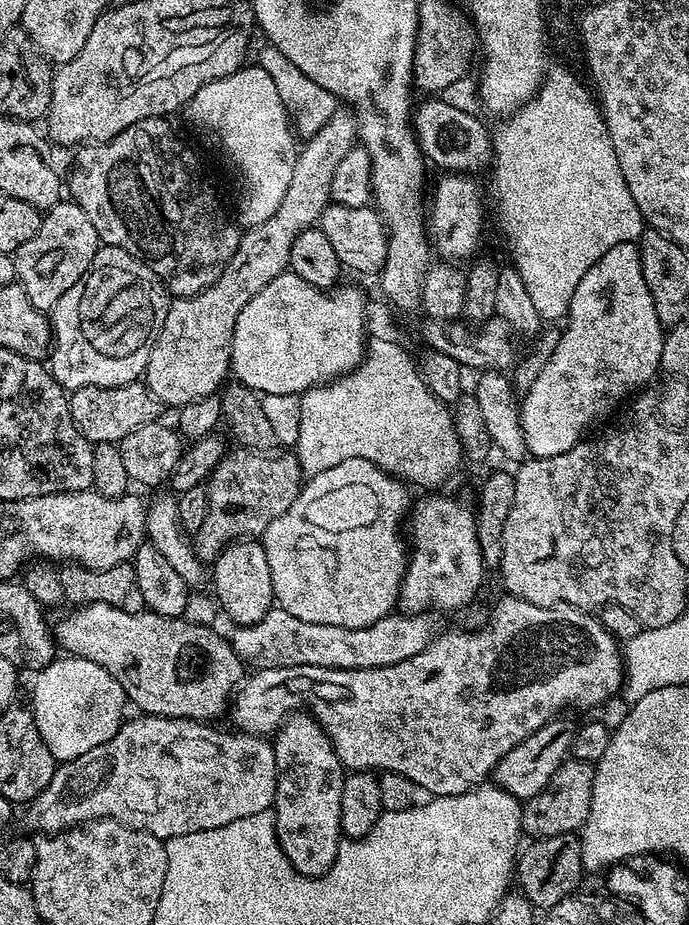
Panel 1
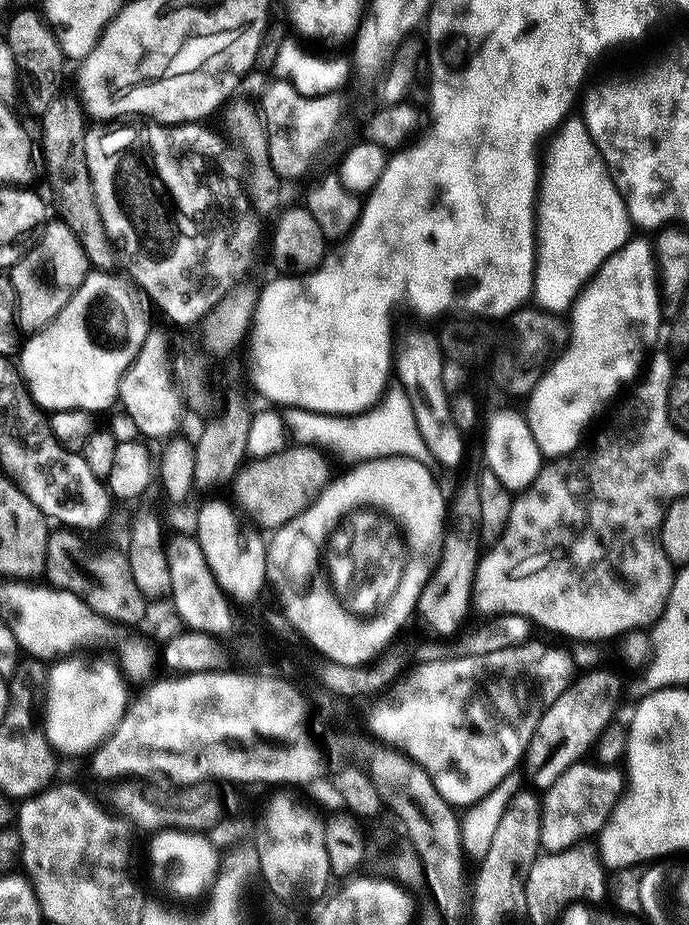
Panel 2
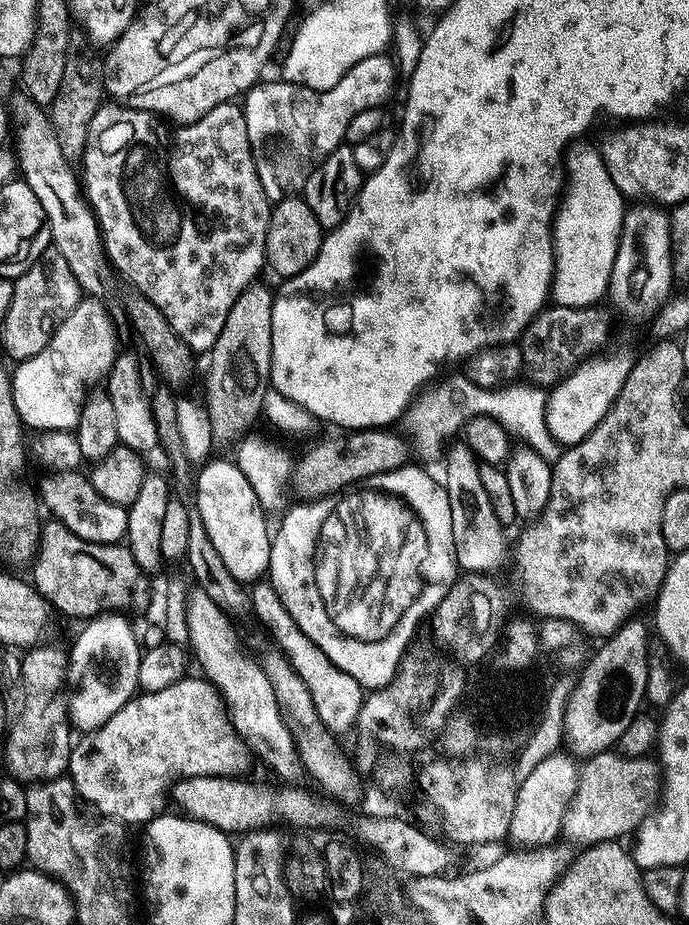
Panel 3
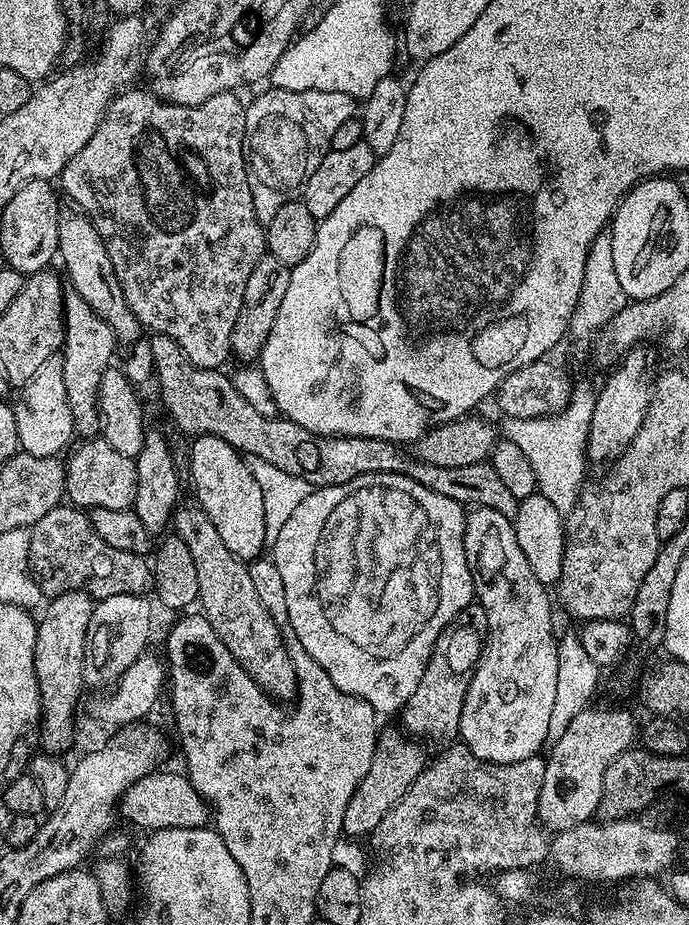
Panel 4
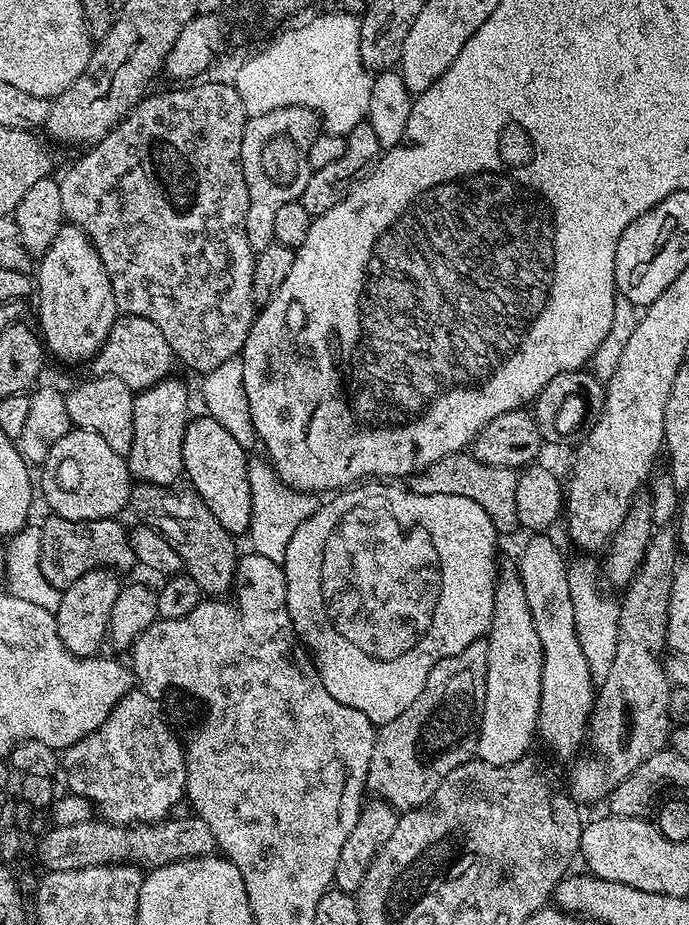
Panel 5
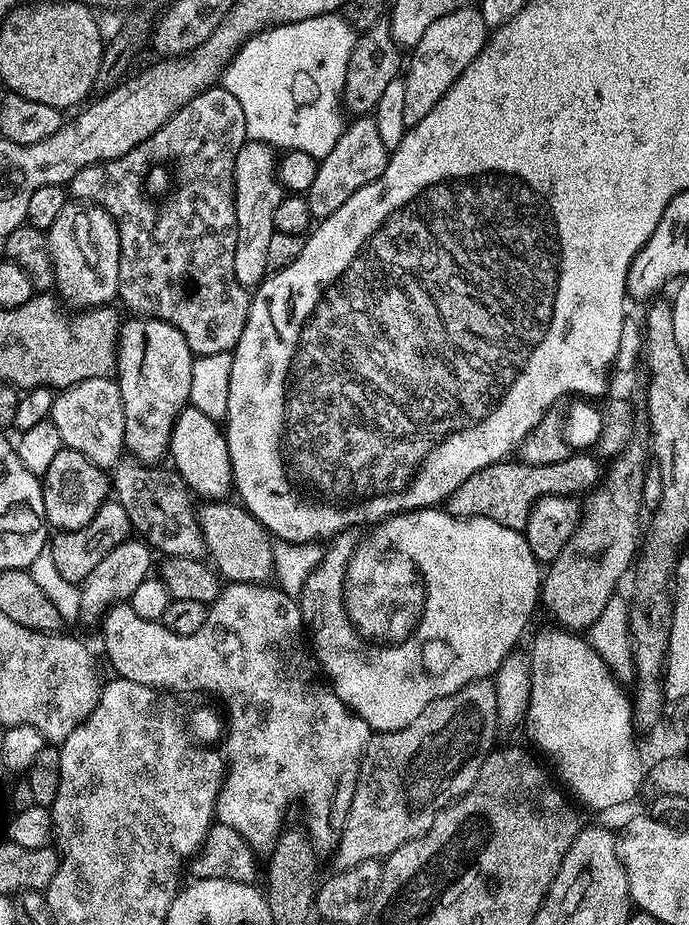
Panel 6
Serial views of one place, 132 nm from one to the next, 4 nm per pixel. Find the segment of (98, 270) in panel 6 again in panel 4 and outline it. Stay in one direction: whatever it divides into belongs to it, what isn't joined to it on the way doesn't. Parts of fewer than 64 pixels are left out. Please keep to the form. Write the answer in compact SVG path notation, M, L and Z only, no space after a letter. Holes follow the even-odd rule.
M75 291L64 297L64 343L62 357L66 402L69 403L75 435L96 438L101 435L100 383L102 374L113 363L112 355L118 352L116 335L106 321L93 310Z

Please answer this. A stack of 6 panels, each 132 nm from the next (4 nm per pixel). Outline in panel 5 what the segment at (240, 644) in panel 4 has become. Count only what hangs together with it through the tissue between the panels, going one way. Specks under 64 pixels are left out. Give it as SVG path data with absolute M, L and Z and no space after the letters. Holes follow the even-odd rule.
M133 483L131 511L136 511L137 521L160 532L166 542L178 552L183 571L194 578L194 582L198 582L205 597L223 597L233 591L236 582L237 541L222 526L222 522L218 522L218 518L210 514L206 502L202 502L198 493L192 491L191 487L180 487L159 488L157 484Z

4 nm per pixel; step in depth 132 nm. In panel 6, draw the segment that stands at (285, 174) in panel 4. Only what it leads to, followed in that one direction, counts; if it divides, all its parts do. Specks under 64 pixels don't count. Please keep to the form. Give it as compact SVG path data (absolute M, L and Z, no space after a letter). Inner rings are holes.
M248 140L244 143L234 163L234 190L238 218L238 242L234 242L234 274L244 288L252 290L269 275L266 254L270 238L277 232L274 226L274 206L278 206L278 202L282 202L286 195L286 189L278 175L278 156L271 144L264 144L261 140Z

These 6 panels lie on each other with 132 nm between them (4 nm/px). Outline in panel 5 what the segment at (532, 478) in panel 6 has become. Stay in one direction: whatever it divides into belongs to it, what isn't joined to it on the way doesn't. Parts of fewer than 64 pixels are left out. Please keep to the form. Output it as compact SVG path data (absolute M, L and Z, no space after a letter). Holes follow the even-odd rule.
M467 451L455 452L452 456L442 458L434 462L429 468L424 468L411 477L411 491L427 496L457 496L458 498L470 498L486 510L490 522L496 527L497 533L520 532L521 525L518 520L515 492L517 473L511 468L502 466L490 466L486 462L478 462Z

